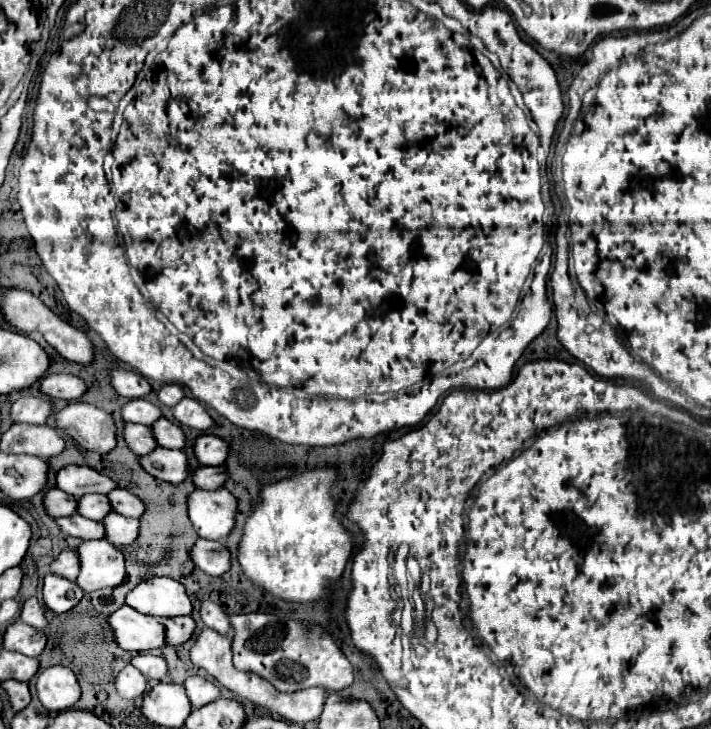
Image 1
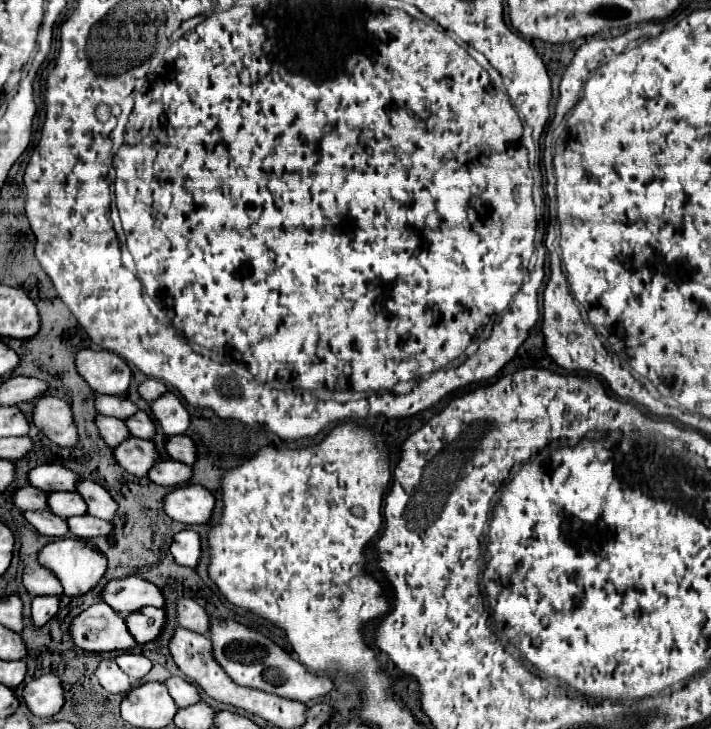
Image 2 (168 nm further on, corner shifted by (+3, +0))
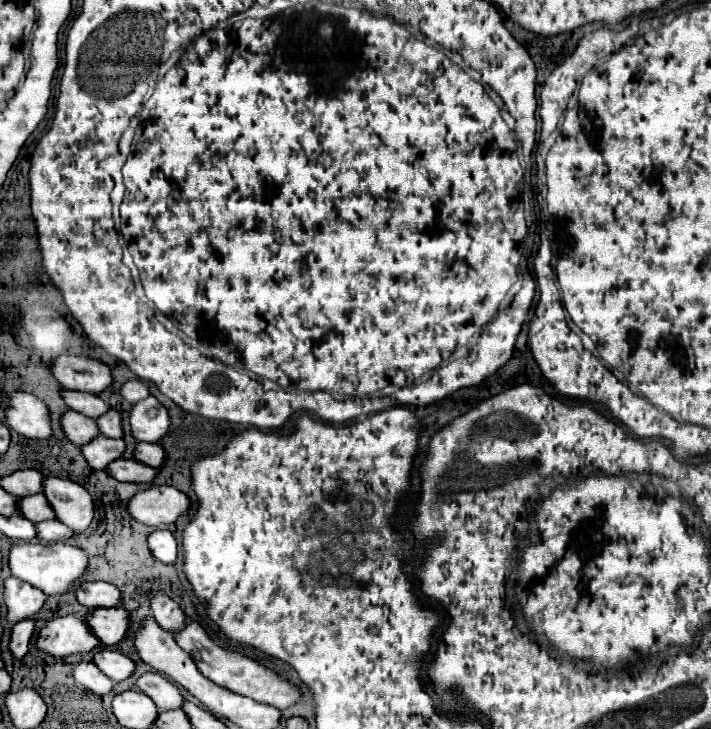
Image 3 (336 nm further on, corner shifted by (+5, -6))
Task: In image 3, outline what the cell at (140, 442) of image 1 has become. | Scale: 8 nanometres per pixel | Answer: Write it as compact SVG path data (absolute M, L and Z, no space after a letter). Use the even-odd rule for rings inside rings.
M76 411L64 413L62 427L64 427L66 437L76 445L86 445L86 443L94 441L96 437L100 437L98 423L90 417L84 417L84 415L76 413Z

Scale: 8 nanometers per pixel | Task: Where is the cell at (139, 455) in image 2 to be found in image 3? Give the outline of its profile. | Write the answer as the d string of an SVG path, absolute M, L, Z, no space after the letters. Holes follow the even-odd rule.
M96 437L92 443L80 447L84 457L88 459L92 469L106 469L112 461L120 459L126 451L126 441L122 439L108 439L108 437Z

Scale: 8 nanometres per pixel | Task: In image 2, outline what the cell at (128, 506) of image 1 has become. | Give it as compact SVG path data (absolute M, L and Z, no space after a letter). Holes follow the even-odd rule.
M80 479L76 485L76 493L80 493L82 499L86 501L86 505L88 505L86 513L90 513L98 519L104 519L104 521L110 521L114 517L118 505L102 485L98 485L90 479Z

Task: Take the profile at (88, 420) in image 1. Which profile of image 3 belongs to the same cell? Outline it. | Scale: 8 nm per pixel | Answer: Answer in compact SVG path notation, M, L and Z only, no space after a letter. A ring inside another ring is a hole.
M10 393L6 407L6 423L16 433L34 439L48 441L52 439L52 417L42 399L28 393Z

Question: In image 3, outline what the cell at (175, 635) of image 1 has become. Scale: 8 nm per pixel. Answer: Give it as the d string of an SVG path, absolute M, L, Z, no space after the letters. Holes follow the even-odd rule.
M122 607L118 609L96 609L94 613L86 615L88 625L96 631L96 637L106 645L118 645L128 637L130 631L130 613Z

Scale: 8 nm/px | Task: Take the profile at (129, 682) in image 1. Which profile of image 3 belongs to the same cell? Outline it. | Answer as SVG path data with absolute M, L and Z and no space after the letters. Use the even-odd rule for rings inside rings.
M80 661L74 667L74 679L78 685L96 695L108 695L114 689L112 679L108 679L108 675L104 675L92 661Z

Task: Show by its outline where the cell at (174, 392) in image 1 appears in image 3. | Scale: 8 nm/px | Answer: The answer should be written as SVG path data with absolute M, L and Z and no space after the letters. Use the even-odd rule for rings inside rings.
M132 379L132 381L128 381L128 383L120 389L120 393L122 393L122 397L124 397L126 401L138 403L138 401L142 401L142 399L146 399L146 397L150 395L150 389L148 389L148 385L142 383L140 379Z

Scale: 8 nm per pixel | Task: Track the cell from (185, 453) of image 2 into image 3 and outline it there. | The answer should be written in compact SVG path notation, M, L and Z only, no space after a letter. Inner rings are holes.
M138 443L136 445L136 451L134 451L134 457L140 461L140 463L146 463L150 467L162 467L168 459L168 455L164 453L164 447L160 443Z

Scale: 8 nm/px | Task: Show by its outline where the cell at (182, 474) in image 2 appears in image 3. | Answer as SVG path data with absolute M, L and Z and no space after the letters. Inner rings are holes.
M118 459L116 463L112 463L112 467L106 469L106 473L110 473L118 481L130 483L152 483L158 477L156 469L146 467L136 459Z

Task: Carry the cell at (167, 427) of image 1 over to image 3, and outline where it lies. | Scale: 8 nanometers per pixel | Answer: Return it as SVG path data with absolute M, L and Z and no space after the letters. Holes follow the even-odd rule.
M108 411L108 415L102 415L98 419L98 427L102 431L104 437L110 439L122 439L124 437L124 429L122 429L122 415L118 411Z

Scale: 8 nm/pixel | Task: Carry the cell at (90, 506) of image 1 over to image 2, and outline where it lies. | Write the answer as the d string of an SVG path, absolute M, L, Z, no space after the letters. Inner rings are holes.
M56 491L48 493L48 511L58 515L58 517L72 517L72 515L84 515L86 513L86 503L84 499L74 493L74 491Z

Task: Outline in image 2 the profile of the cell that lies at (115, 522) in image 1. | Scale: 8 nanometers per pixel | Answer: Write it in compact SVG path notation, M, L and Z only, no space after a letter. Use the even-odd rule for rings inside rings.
M78 515L78 517L70 517L66 519L68 523L68 531L80 539L92 539L98 535L110 535L114 531L114 527L110 525L110 521L100 521L98 517L90 517L90 515Z

